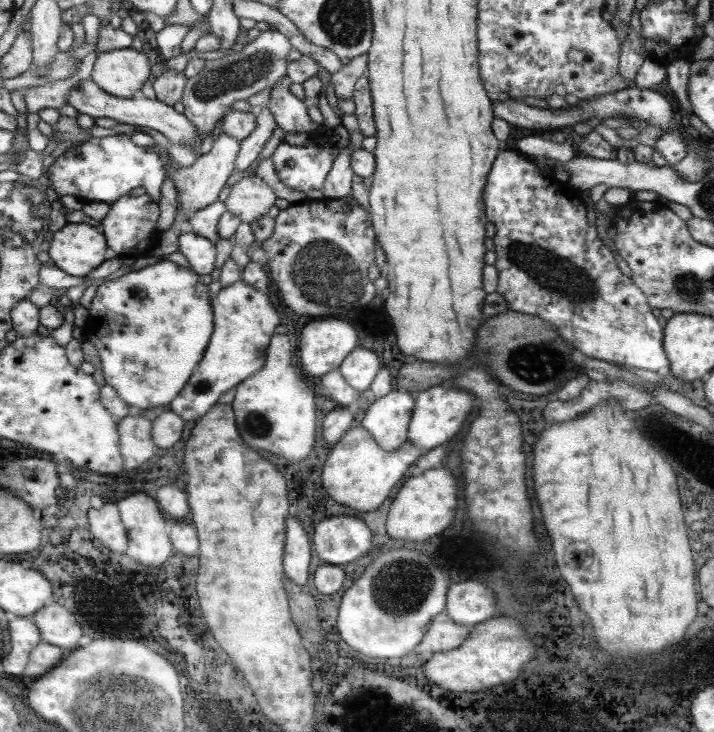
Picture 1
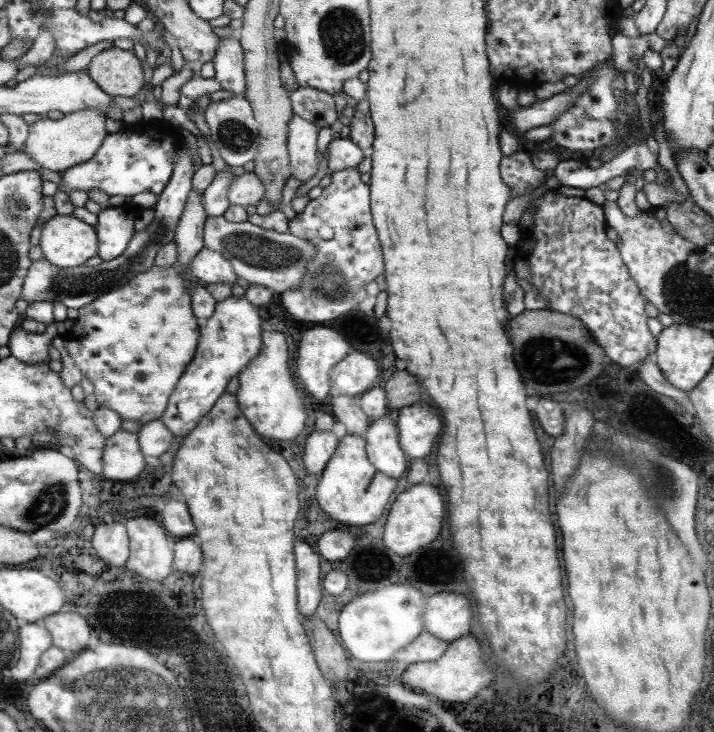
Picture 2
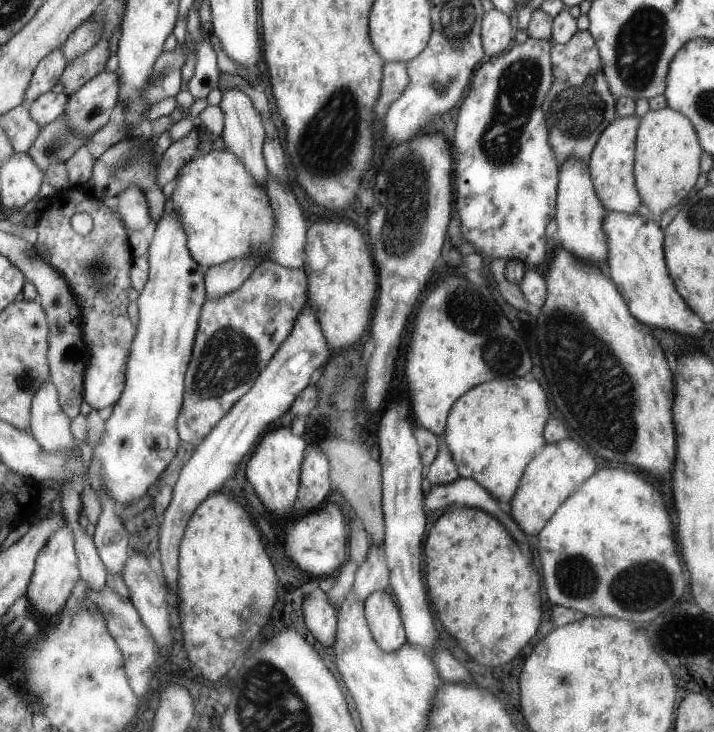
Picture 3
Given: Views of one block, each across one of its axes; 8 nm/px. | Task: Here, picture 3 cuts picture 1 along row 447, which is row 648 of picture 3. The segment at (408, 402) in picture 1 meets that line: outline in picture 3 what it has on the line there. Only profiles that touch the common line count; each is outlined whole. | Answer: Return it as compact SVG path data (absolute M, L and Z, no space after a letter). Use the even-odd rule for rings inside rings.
M372 592L363 602L363 611L371 628L372 638L381 650L396 652L405 645L404 624L400 616L400 608L395 608L393 600L385 592Z

